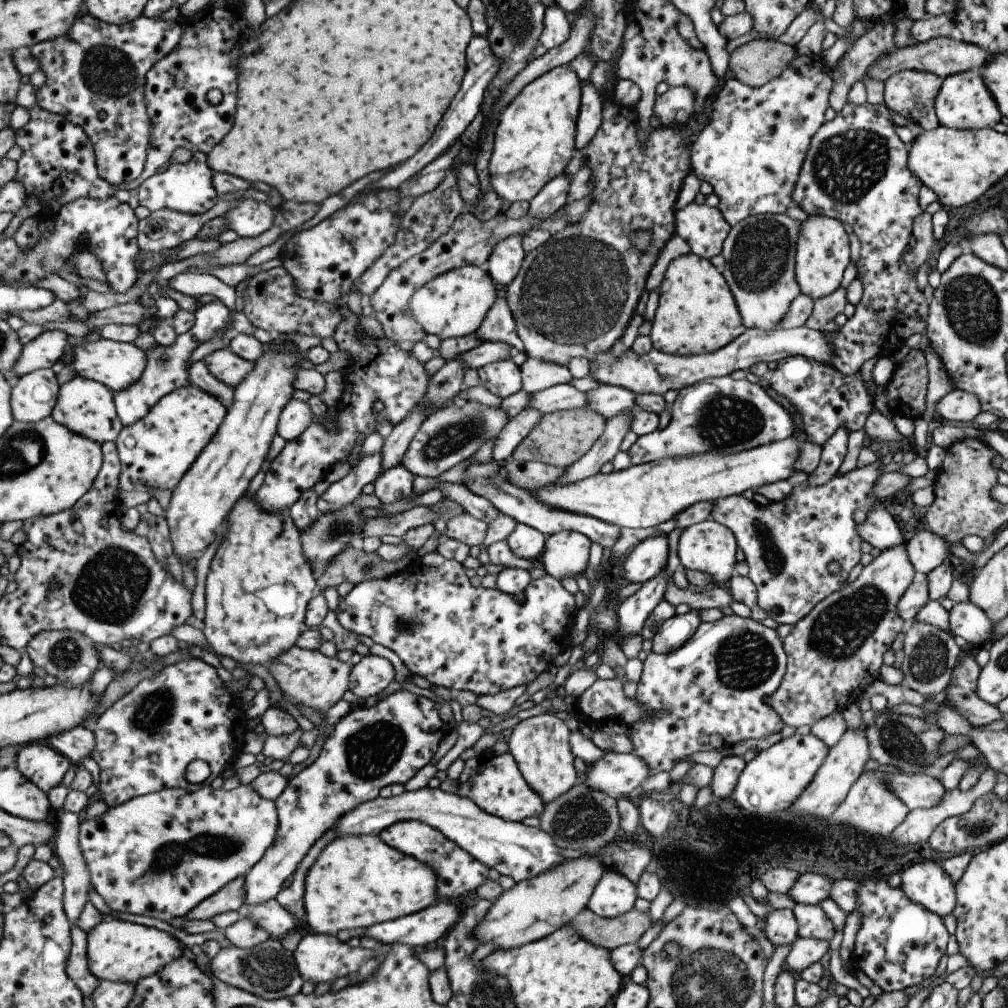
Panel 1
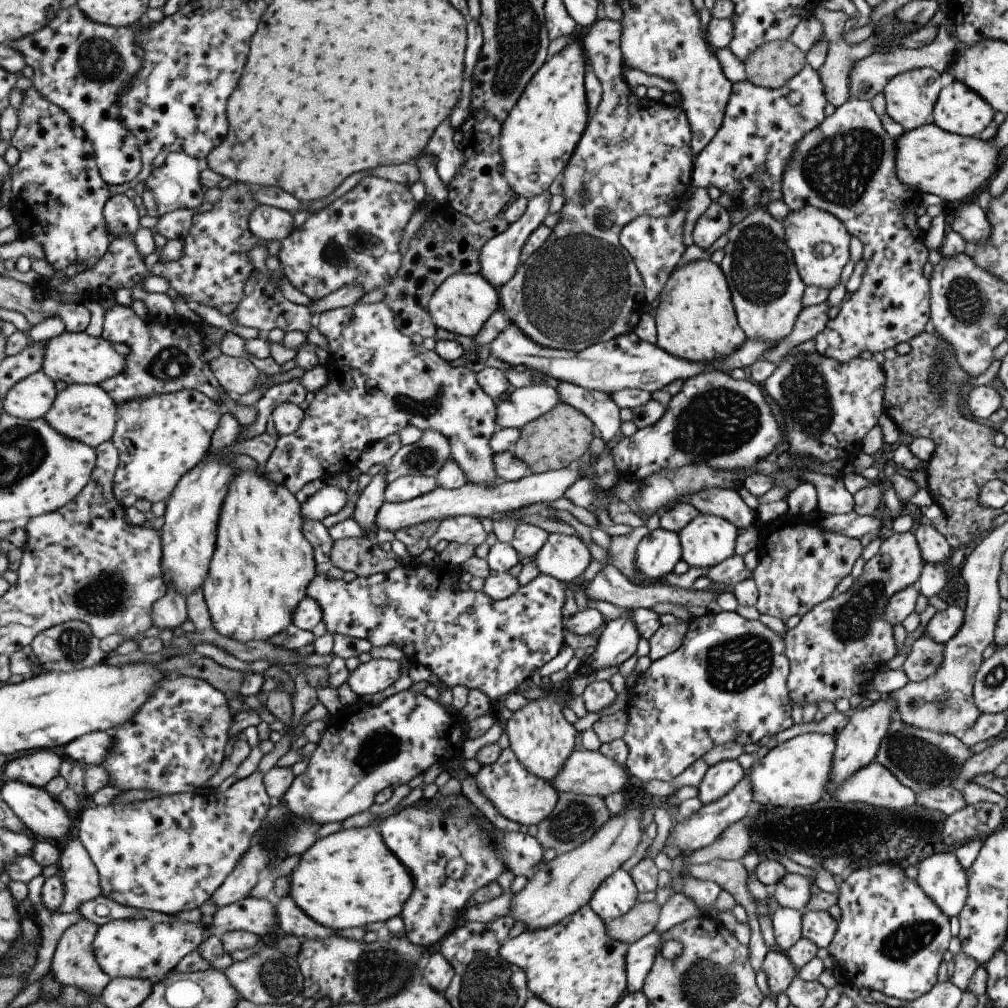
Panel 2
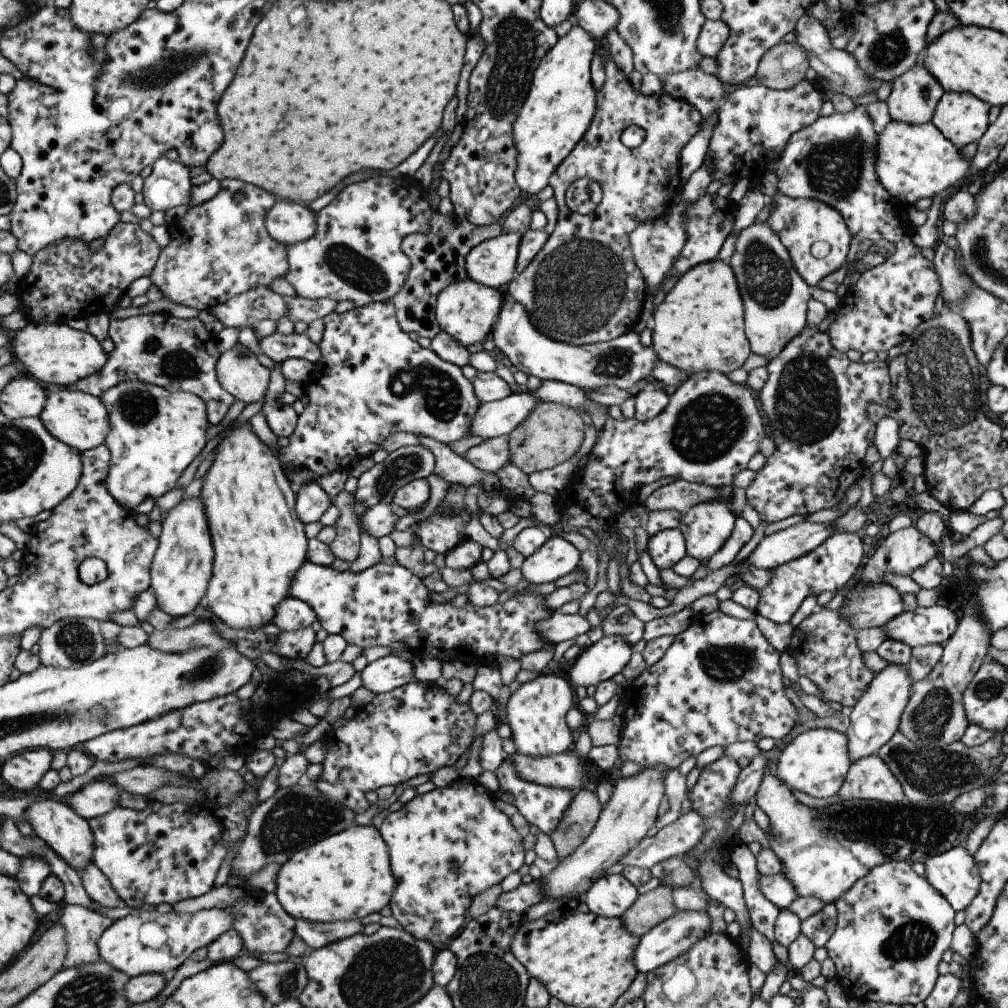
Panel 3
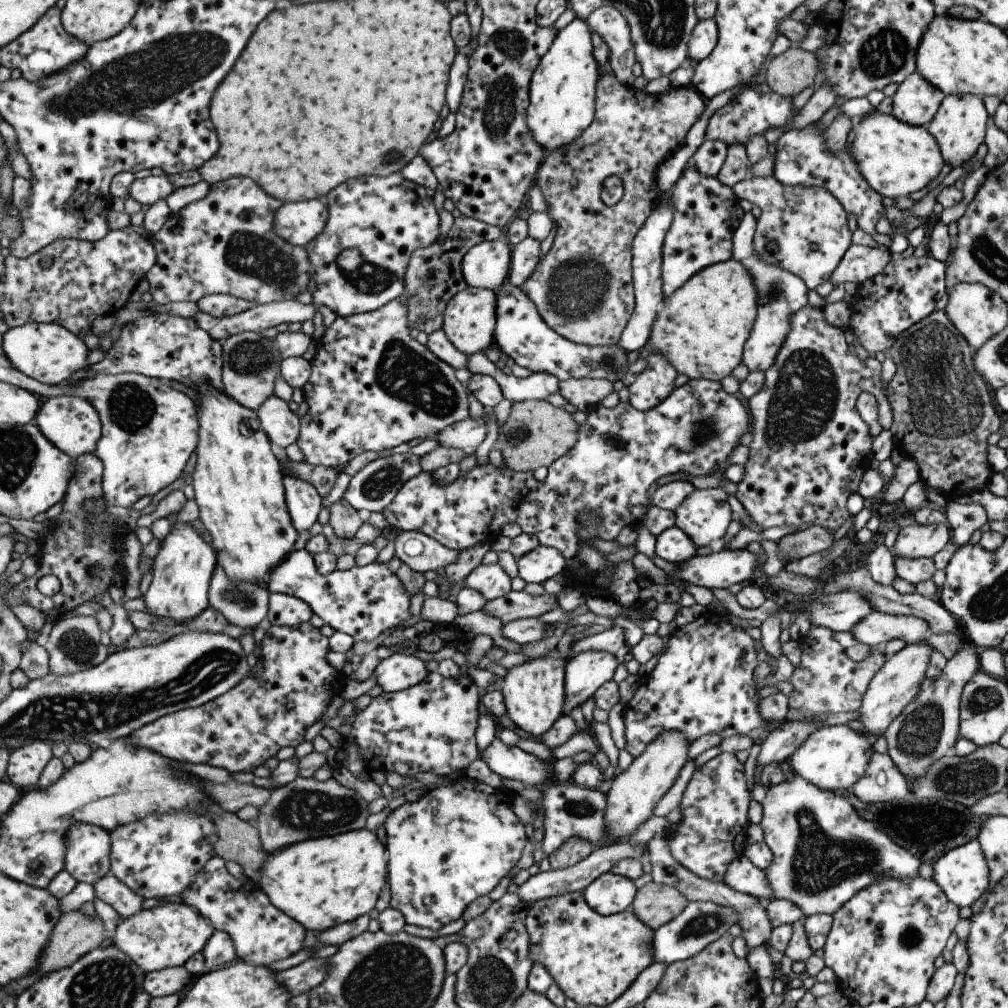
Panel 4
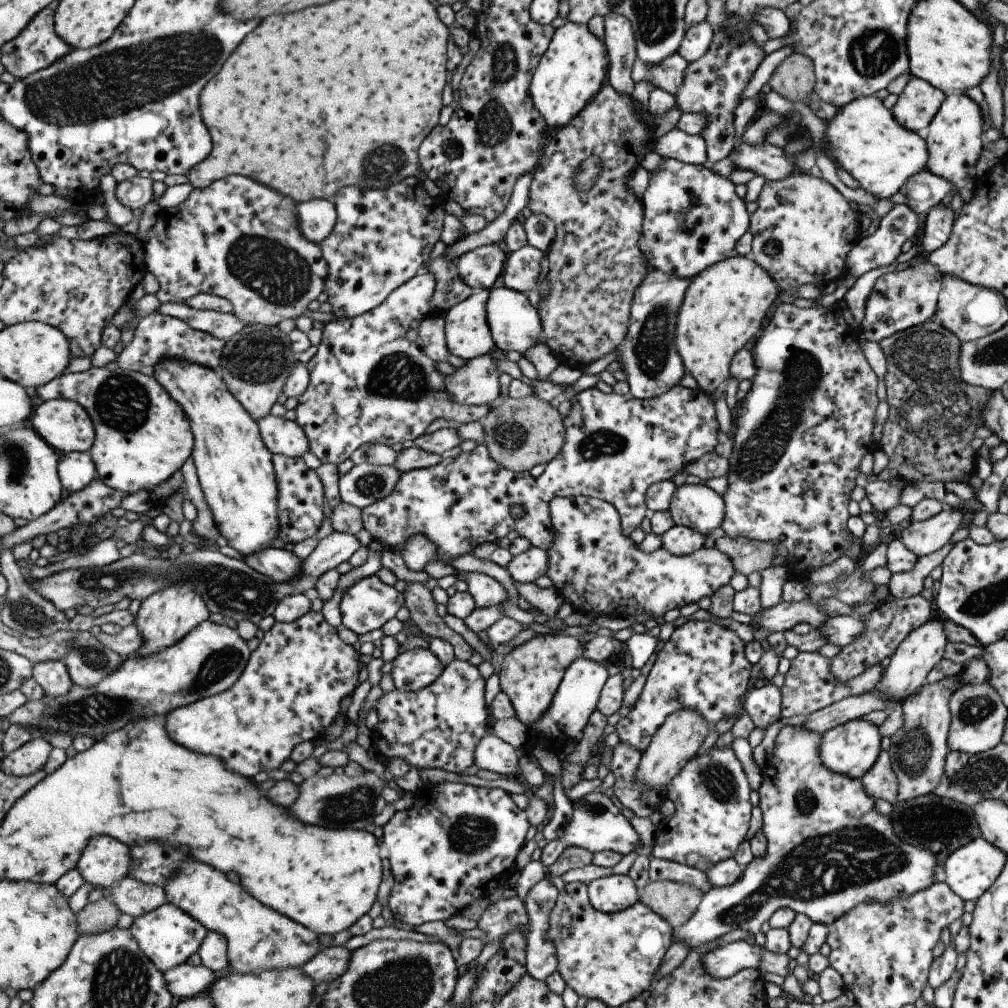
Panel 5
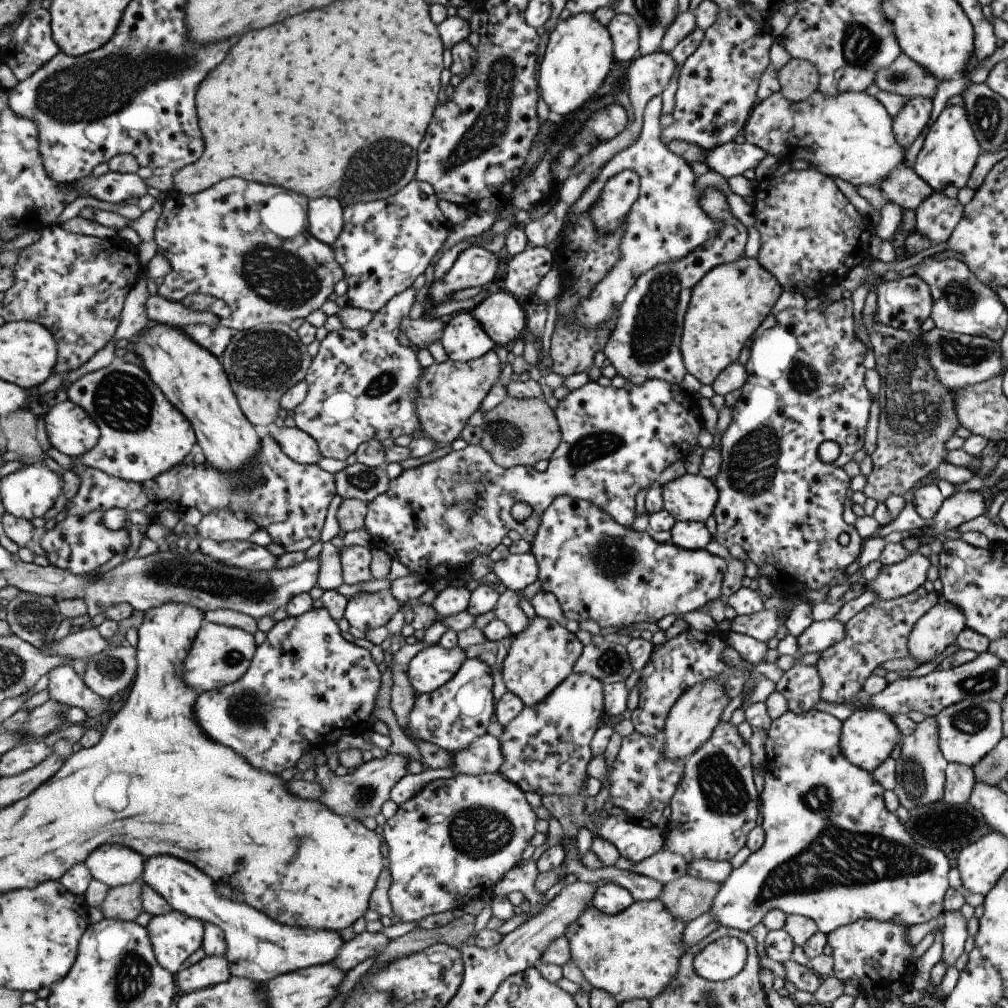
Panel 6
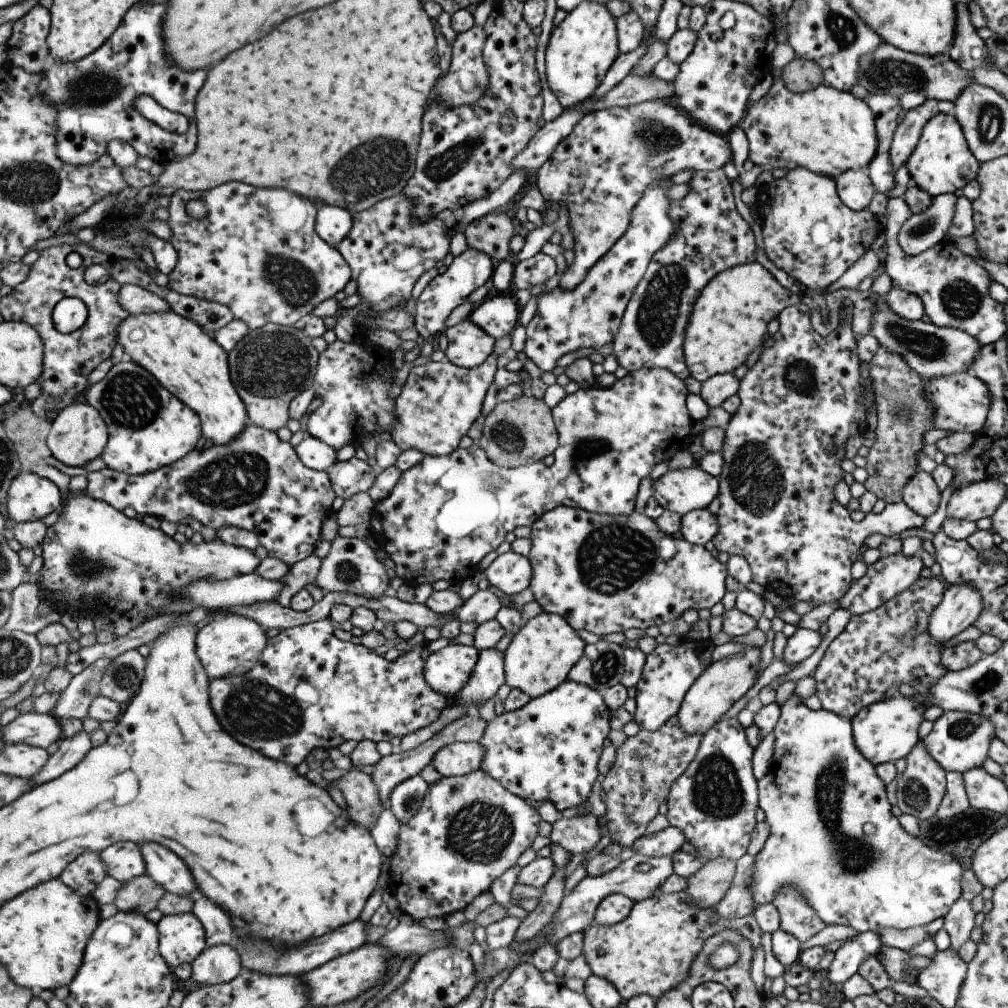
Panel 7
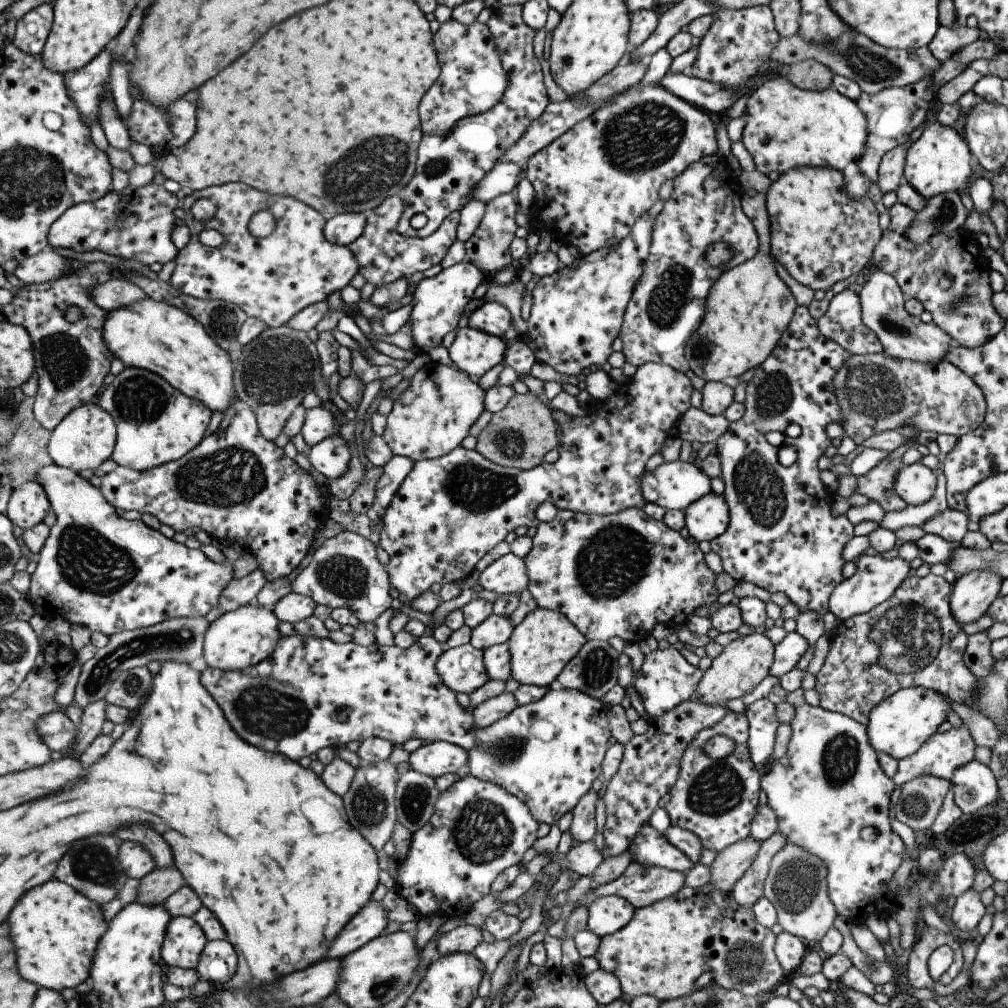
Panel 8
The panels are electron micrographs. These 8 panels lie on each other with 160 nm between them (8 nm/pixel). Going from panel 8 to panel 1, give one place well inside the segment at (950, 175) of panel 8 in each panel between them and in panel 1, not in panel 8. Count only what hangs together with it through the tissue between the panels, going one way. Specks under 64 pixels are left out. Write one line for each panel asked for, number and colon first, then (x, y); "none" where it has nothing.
1: (963, 102)
2: (960, 111)
3: (961, 118)
4: (958, 127)
5: (954, 140)
6: (947, 155)
7: (941, 162)

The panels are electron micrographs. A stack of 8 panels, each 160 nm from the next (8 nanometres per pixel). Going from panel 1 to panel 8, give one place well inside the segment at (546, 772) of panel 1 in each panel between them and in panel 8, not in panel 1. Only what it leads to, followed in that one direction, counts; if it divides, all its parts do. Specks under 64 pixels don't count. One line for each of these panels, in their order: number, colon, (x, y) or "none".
2: (539, 736)
3: (535, 711)
4: (532, 692)
5: (529, 674)
6: (539, 657)
7: (538, 658)
8: (544, 641)

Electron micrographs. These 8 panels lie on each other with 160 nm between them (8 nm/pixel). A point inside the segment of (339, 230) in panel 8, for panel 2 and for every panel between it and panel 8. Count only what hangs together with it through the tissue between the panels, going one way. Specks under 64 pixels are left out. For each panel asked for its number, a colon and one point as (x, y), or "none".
2: (268, 223)
3: (288, 222)
4: (298, 223)
5: (316, 217)
6: (324, 215)
7: (332, 223)

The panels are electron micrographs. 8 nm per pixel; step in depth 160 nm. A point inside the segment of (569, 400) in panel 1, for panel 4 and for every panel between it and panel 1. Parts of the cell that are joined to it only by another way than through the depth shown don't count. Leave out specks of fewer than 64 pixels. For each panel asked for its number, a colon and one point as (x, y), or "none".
2: (526, 403)
3: (494, 418)
4: (466, 435)

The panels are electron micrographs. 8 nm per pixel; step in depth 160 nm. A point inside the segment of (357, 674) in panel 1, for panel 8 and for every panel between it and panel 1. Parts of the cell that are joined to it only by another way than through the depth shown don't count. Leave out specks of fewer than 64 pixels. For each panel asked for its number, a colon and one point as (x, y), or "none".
2: (375, 675)
3: (386, 673)
4: (399, 671)
5: (412, 670)
6: (434, 666)
7: (445, 671)
8: (461, 669)

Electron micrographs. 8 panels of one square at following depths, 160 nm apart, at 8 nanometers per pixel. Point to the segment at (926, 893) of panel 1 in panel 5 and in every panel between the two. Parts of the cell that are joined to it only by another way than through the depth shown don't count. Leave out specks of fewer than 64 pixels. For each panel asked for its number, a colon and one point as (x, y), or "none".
2: (940, 876)
3: (953, 874)
4: (962, 874)
5: (970, 870)

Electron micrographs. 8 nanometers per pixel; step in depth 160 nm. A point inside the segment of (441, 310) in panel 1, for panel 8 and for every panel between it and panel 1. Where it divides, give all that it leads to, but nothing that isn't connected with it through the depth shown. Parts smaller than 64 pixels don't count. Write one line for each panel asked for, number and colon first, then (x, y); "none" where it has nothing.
2: (461, 304)
3: (466, 311)
4: (468, 320)
5: (466, 334)
6: (462, 337)
7: (467, 346)
8: (473, 352)

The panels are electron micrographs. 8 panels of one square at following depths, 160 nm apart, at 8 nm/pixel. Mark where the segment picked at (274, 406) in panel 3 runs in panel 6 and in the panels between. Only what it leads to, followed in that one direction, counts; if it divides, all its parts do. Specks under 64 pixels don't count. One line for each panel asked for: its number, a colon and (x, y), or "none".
4: (281, 426)
5: (280, 436)
6: (300, 447)

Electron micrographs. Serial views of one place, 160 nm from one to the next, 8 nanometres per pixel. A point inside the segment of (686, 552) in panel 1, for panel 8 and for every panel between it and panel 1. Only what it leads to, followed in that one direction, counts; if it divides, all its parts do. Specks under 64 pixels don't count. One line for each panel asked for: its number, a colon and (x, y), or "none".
2: (706, 540)
3: (705, 526)
4: (703, 515)
5: (695, 506)
6: (689, 497)
7: (680, 491)
8: (675, 485)

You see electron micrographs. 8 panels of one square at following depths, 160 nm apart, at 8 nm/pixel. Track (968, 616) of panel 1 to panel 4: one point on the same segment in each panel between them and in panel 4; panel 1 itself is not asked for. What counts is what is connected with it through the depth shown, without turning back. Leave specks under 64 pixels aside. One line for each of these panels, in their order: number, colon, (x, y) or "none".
2: (942, 625)
3: (923, 625)
4: (874, 630)

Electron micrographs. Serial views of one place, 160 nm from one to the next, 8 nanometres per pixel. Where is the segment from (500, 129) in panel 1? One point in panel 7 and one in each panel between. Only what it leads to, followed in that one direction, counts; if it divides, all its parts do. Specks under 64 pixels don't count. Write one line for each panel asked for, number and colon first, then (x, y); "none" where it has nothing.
2: (536, 139)
3: (559, 106)
4: (561, 89)
5: (571, 70)
6: (577, 57)
7: (580, 49)

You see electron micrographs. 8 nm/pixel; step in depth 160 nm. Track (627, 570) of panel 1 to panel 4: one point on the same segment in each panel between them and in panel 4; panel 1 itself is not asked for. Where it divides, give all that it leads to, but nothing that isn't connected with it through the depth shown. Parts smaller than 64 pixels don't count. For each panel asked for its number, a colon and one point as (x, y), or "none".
2: (656, 553)
3: (665, 548)
4: (673, 545)

